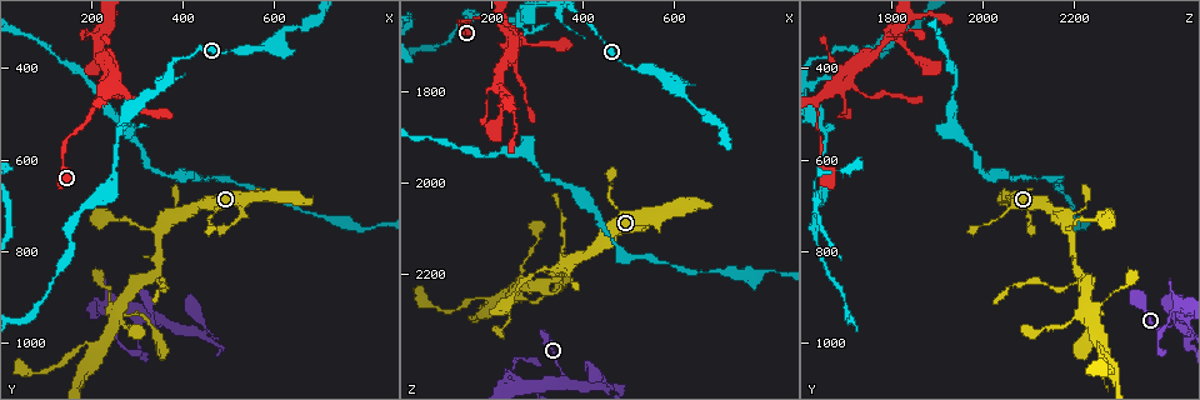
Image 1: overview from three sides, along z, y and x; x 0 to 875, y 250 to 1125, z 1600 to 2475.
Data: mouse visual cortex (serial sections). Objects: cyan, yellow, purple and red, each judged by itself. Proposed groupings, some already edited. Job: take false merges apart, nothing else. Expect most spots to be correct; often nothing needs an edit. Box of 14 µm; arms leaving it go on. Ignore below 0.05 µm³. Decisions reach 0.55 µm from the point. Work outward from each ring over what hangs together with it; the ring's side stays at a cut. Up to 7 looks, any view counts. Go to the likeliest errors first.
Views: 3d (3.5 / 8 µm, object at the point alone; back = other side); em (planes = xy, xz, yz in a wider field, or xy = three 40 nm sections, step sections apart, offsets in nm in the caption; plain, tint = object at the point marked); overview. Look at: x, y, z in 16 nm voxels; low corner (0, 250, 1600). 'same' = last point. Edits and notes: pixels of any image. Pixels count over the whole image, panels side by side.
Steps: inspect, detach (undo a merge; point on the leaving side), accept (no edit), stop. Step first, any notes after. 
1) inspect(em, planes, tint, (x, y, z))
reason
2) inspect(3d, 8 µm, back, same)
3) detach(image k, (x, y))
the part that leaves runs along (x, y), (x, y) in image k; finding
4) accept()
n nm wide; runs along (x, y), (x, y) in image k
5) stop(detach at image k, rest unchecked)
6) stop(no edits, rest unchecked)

inspect(em, xy, step 1, tint, (315, 860, 2230))
three arms meet

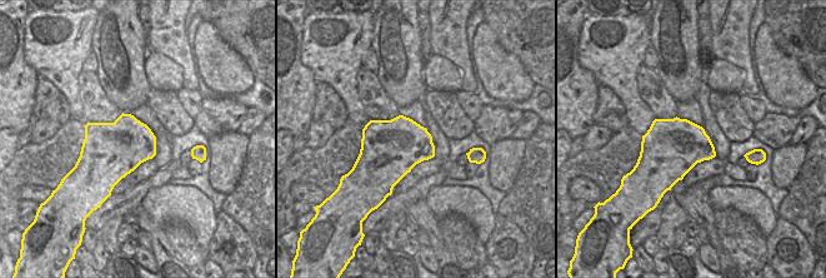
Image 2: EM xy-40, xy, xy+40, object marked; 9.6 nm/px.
inspect(3d, 3.5 µm, same)

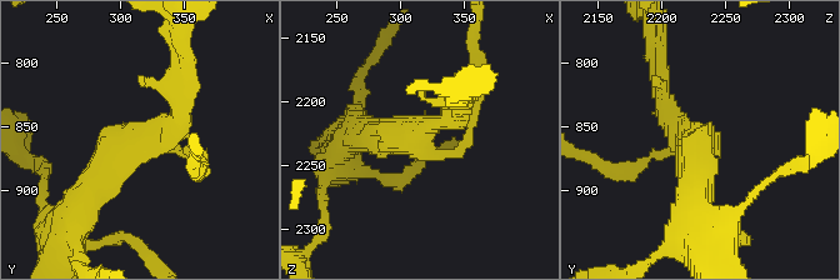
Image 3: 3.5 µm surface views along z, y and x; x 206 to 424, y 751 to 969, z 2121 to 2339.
accept()
runs along (176, 94), (180, 121), (80, 205) in image 3; all the same cell

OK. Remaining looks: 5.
inspect(3d, 3.5 µm, back, (450, 960, 2430))
small branch off a trunk

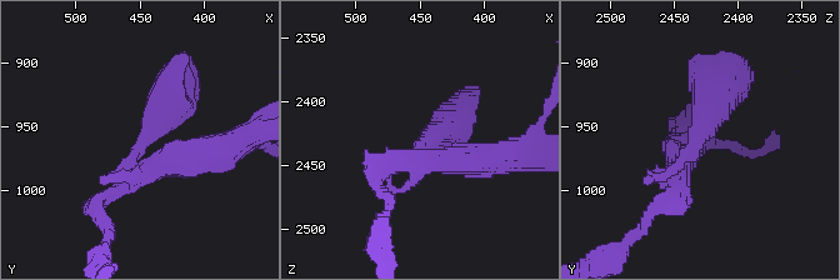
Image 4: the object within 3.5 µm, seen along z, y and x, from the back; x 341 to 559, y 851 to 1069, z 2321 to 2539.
inspect(em, xy, step 2, tint, (452, 966, 2436))
4 arms; arms of 150, 200, 350, 450 nm

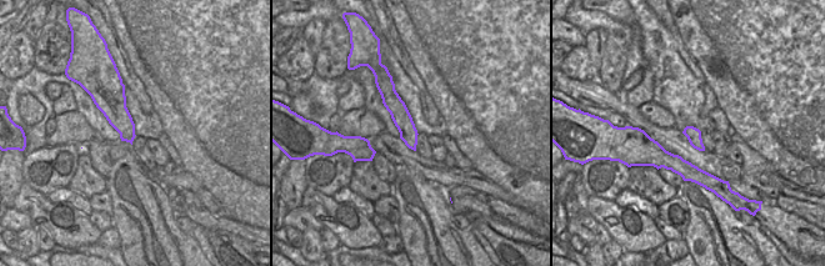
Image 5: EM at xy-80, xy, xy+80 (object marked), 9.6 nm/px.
accept()
180 nm wide; runs along (679, 158), (679, 170), (726, 81) in image 4; continuous, no second cell

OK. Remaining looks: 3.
inspect(3d, 3.5 µm, back, (235, 325, 1805))
two arms at a narrow angle

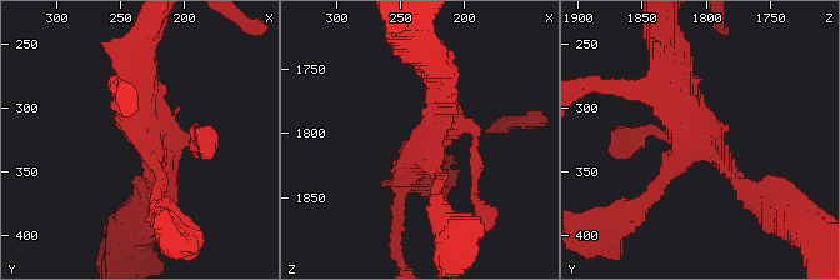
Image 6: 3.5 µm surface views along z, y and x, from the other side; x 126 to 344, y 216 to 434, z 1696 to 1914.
inspect(em, xy, step 3, tint, (230, 322, 1810))

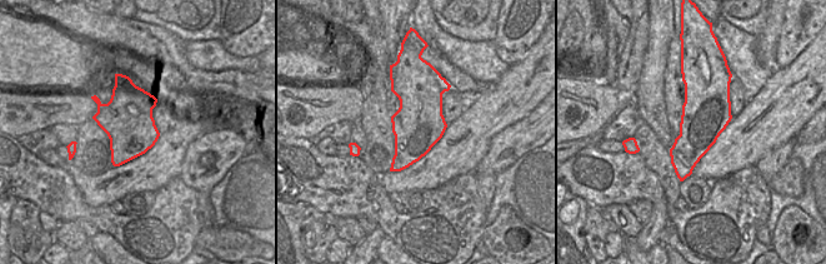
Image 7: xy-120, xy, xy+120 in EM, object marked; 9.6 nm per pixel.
accept()
all the same cell

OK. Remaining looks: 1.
stop(no edits, rest unchecked)

